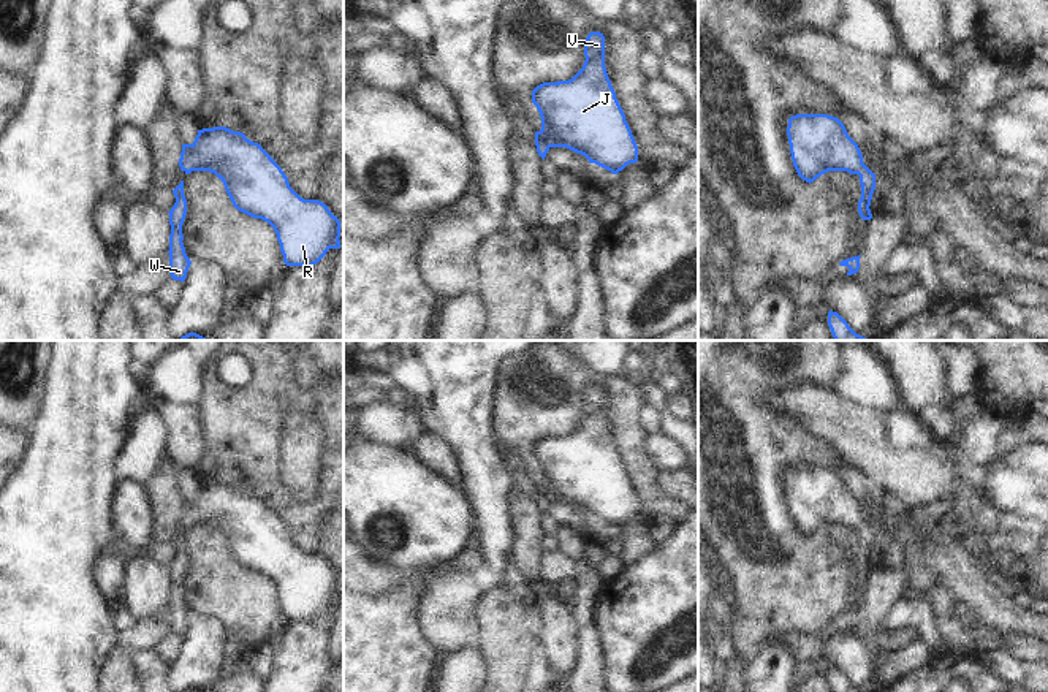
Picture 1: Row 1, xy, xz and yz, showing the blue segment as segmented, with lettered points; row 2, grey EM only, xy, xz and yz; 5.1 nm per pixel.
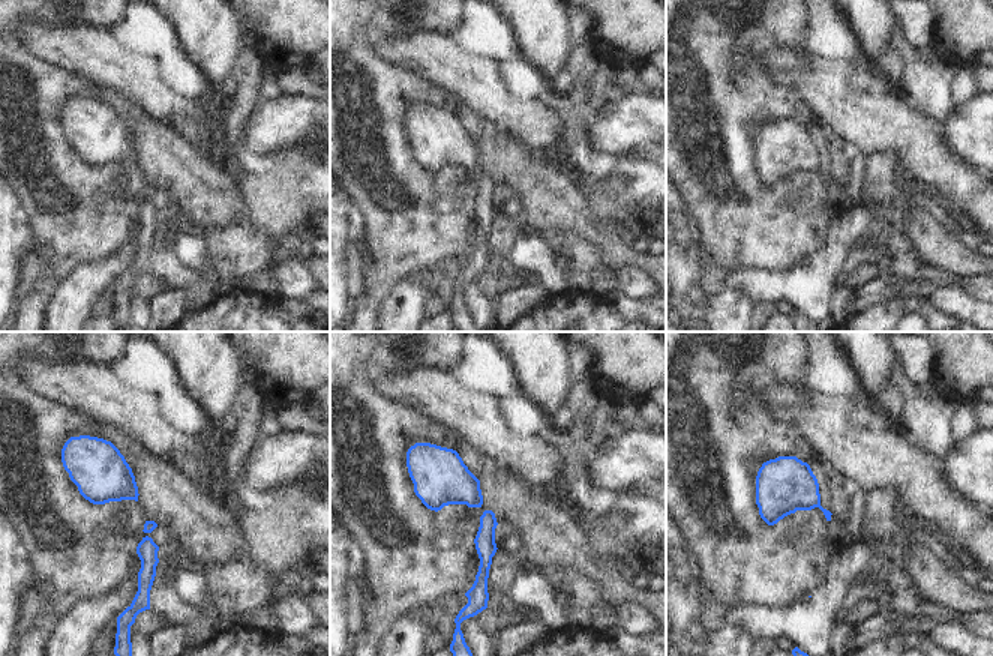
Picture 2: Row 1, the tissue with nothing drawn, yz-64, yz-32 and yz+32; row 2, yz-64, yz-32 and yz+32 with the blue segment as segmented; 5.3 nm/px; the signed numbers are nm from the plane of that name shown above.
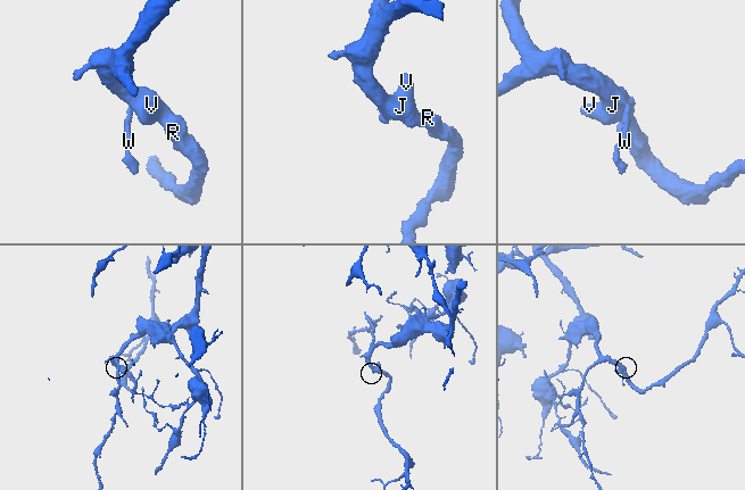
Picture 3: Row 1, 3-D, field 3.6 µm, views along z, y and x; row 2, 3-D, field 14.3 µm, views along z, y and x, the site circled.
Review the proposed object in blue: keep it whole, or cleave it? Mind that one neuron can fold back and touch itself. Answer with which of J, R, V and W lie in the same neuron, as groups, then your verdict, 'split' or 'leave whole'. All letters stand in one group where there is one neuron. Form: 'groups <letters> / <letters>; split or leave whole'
groups J R V W; leave whole

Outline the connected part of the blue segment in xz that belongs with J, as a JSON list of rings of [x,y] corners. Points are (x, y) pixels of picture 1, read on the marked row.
[[[603,33],[587,35],[584,57],[583,68],[571,79],[543,82],[532,90],[532,103],[541,117],[541,130],[535,131],[537,152],[545,160],[551,147],[567,147],[617,174],[638,162],[638,146],[606,73]]]

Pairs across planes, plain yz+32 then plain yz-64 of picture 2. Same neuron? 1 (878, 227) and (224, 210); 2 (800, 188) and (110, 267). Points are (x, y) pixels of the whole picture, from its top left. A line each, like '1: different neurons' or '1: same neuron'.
1: same neuron
2: different neurons

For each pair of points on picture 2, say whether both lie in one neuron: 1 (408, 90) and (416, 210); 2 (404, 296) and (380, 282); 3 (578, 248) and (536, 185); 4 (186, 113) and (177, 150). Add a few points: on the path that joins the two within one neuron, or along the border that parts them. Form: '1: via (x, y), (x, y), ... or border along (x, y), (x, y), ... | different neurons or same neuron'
1: via (395, 120), (395, 176), (399, 180) | same neuron
2: border along (423, 272), (407, 275), (380, 300) | different neurons
3: border along (566, 230), (590, 240), (599, 249) | different neurons
4: border along (140, 111), (171, 129) | different neurons

